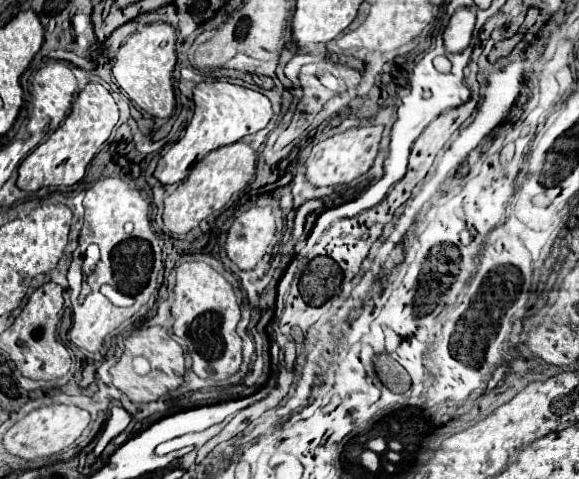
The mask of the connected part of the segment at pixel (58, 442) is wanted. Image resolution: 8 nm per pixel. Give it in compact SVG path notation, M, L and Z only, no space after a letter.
M50 404L42 406L38 410L32 410L28 416L18 420L6 434L4 434L4 448L20 456L24 460L36 460L36 458L48 458L68 446L72 446L86 426L90 424L90 414L78 406L64 406L64 404Z

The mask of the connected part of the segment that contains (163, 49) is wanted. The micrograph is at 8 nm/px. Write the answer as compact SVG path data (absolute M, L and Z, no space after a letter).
M156 22L144 26L144 30L138 30L126 40L114 60L112 76L116 80L116 86L132 100L132 104L136 104L154 118L170 118L176 108L172 76L176 62L176 30L170 24Z

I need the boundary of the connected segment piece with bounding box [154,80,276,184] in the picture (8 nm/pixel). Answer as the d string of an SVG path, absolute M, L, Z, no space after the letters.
M214 80L214 82L202 82L194 90L194 118L186 128L186 134L160 158L158 168L154 176L162 184L178 184L188 178L190 168L194 162L202 160L208 152L234 144L242 140L244 136L256 134L258 130L266 128L270 120L276 118L276 112L272 110L272 102L256 90L232 84L228 80Z

